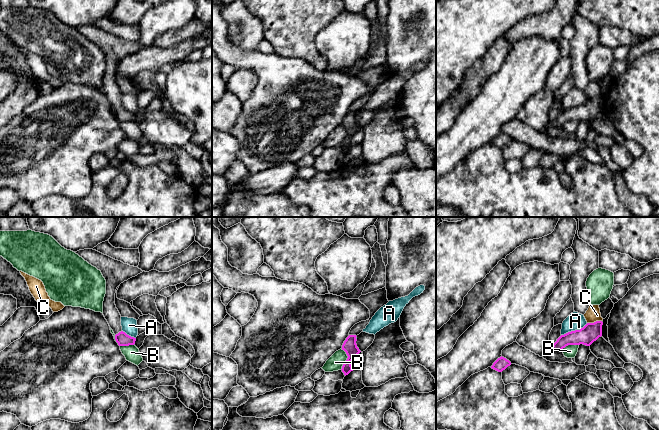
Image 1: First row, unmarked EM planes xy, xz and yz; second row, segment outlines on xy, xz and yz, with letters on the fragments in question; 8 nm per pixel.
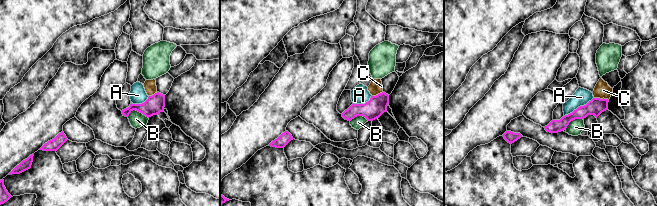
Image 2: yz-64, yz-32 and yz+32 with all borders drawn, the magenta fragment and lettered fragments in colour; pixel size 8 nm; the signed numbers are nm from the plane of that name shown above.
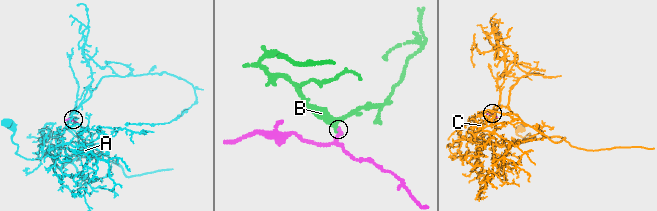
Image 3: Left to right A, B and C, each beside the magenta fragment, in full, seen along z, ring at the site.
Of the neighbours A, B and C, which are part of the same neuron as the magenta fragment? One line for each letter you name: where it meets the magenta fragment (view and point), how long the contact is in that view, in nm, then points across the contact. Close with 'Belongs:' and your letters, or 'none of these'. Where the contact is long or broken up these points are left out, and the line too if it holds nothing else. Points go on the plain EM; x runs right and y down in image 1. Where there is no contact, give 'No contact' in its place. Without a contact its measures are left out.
Belongs: none of these

